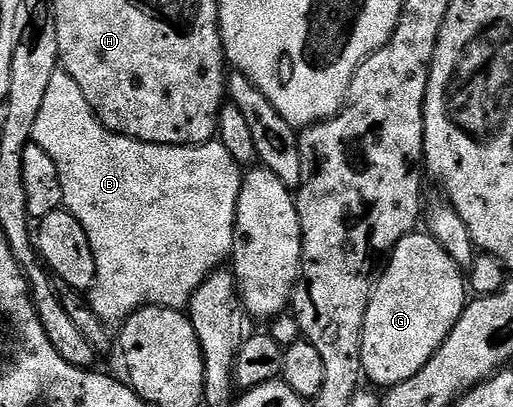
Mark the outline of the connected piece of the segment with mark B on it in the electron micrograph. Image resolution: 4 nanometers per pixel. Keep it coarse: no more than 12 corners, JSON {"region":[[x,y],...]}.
{"region":[[62,68],[32,142],[106,324],[184,310],[229,261],[242,168],[139,142]]}

